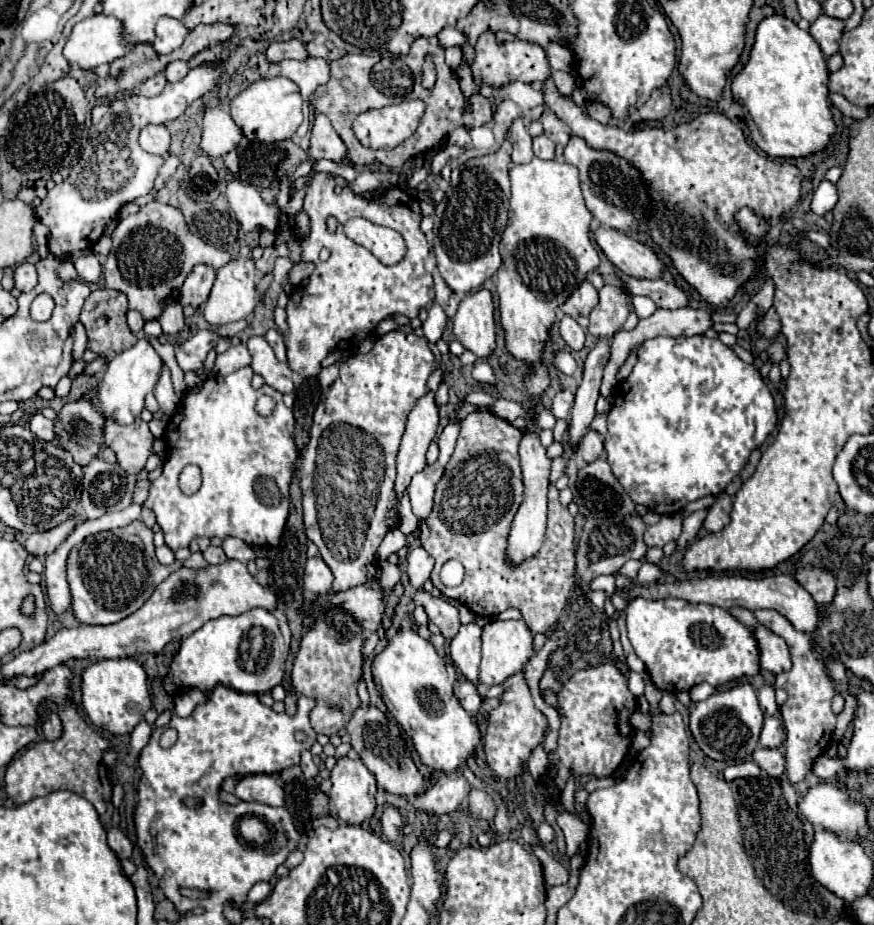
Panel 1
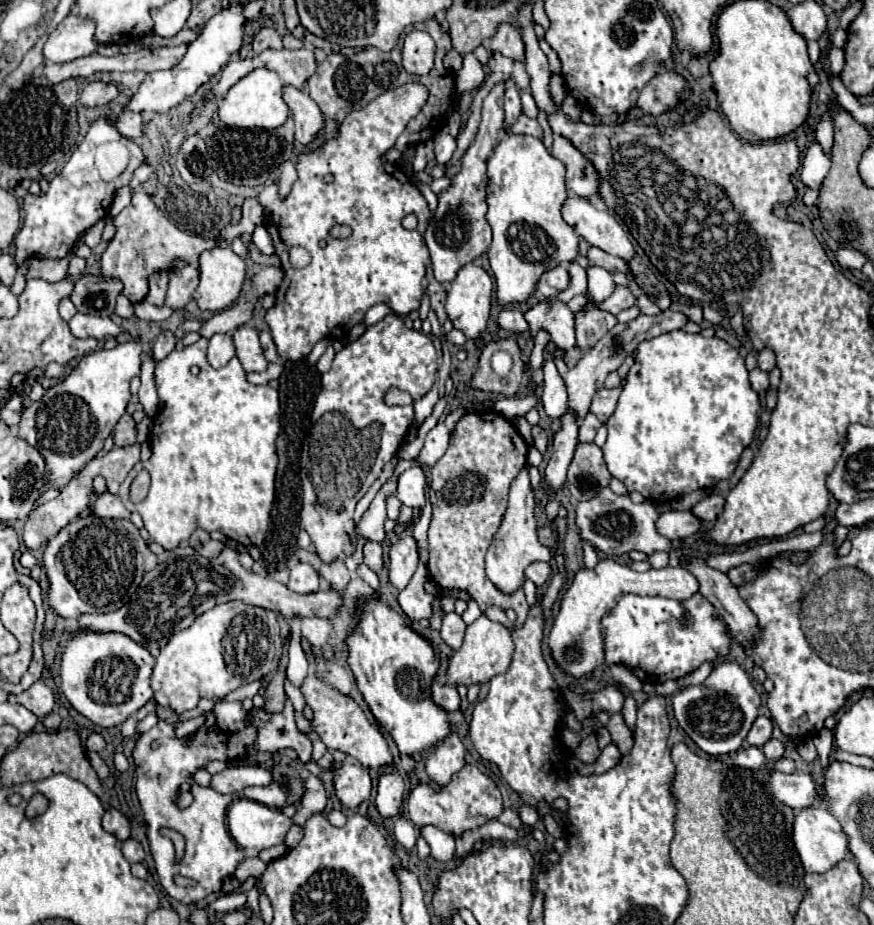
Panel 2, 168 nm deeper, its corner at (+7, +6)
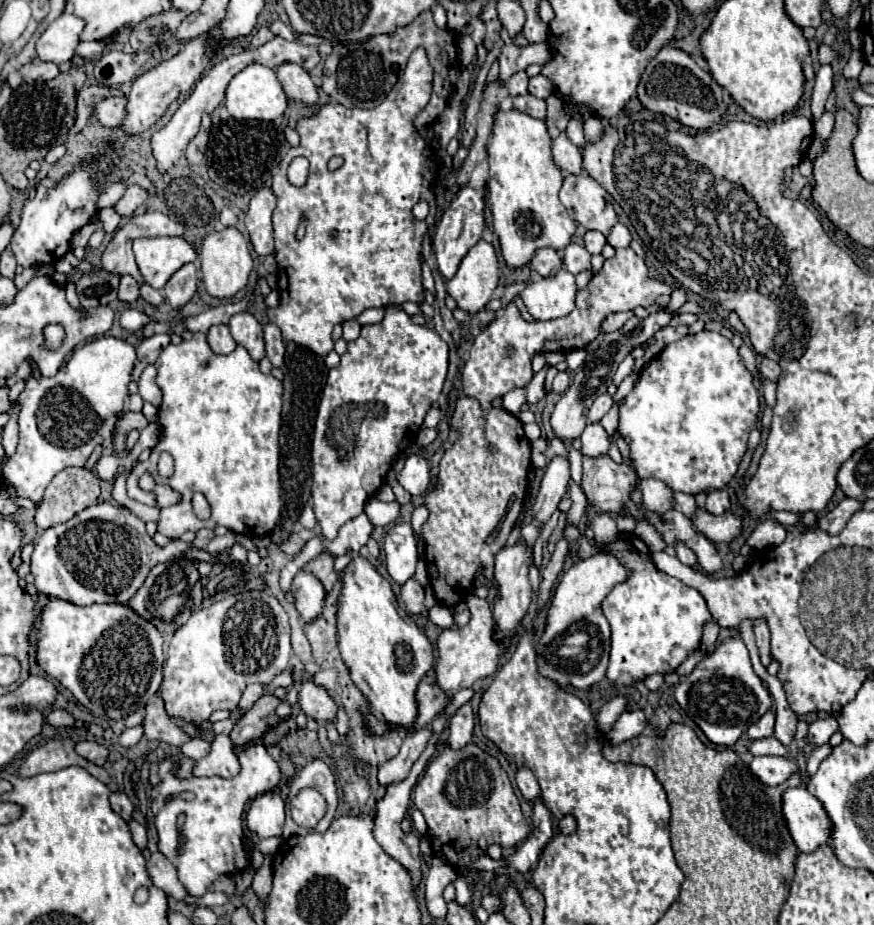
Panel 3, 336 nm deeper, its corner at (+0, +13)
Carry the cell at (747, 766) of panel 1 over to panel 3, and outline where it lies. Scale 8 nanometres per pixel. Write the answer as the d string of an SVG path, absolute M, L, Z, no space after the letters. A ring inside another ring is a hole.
M766 737L766 739L752 741L750 753L752 755L780 755L780 757L786 757L788 755L788 747L778 743L778 739L774 739L774 737Z

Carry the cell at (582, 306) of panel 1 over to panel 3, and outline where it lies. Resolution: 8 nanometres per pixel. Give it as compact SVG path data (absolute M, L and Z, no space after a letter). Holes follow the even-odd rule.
M544 247L544 249L538 249L530 261L532 269L538 271L542 277L548 277L554 269L562 267L562 259L558 255L558 251L550 249L550 247Z

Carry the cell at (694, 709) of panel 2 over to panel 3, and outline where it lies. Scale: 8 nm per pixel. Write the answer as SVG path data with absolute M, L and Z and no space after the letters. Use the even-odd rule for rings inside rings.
M734 633L718 643L718 647L706 655L690 675L674 691L680 707L692 717L692 721L704 731L704 735L716 743L732 747L738 737L756 723L772 705L772 697L760 677L754 673L748 649L740 637Z

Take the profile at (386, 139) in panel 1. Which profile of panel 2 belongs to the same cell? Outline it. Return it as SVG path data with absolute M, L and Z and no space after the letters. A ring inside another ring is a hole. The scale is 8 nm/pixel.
M411 82L397 90L385 92L379 98L371 100L363 110L353 110L339 128L339 138L329 140L323 148L301 154L297 162L297 182L285 200L277 198L277 186L271 184L259 194L259 202L265 206L265 226L271 237L277 254L281 258L281 268L285 272L285 280L277 290L277 302L267 310L267 324L271 328L271 336L275 340L277 352L283 360L301 360L305 358L313 344L321 338L337 338L345 336L353 326L361 324L365 312L379 302L385 302L395 310L395 314L405 316L411 310L417 310L421 298L425 294L423 278L425 278L425 262L429 260L429 250L425 246L423 234L431 218L431 210L411 180L401 174L389 174L385 170L385 162L381 162L381 154L393 148L399 134L405 130L407 122L415 118L423 104L427 102L427 88L423 84ZM333 174L333 182L325 184L323 178ZM405 214L415 214L419 226L415 230L405 230L401 226L401 218ZM267 221L267 222L266 222ZM335 224L345 224L353 232L345 240L337 240L329 236L329 228ZM275 234L277 240L274 241ZM319 238L327 242L325 248L319 248ZM303 246L311 254L311 264L305 268L293 268L289 264L289 248Z

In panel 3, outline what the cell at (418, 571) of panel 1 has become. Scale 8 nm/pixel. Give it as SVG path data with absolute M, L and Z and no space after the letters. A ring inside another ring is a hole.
M400 523L388 531L384 539L384 553L386 553L386 569L398 585L404 585L410 577L414 577L418 551L414 531L410 525Z

